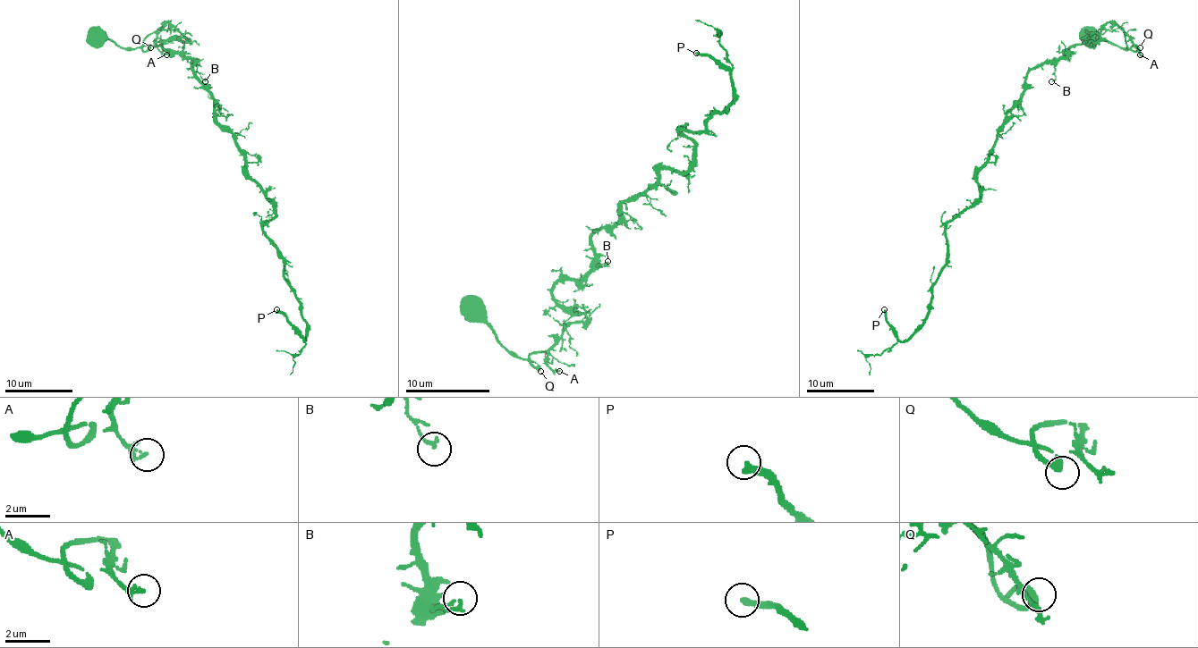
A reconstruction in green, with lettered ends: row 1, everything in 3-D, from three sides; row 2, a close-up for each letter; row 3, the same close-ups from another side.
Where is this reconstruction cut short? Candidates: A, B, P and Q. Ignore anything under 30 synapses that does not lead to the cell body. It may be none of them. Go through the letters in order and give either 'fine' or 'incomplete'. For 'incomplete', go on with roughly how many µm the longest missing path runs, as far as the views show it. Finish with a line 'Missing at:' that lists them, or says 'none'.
A: fine
B: fine
P: incomplete; missing 30 µm
Q: fine
Missing at: P

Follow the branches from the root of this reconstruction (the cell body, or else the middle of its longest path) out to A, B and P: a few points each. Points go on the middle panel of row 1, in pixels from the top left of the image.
A: (637, 196), (590, 236), (592, 267), (553, 289), (561, 306), (586, 316), (547, 354), (559, 371)
B: (637, 196), (620, 206), (620, 217), (612, 225), (590, 236), (595, 264), (606, 265), (607, 261)
P: (637, 196), (658, 171), (687, 169), (693, 143), (681, 129), (702, 130), (734, 99), (732, 74), (696, 53)

